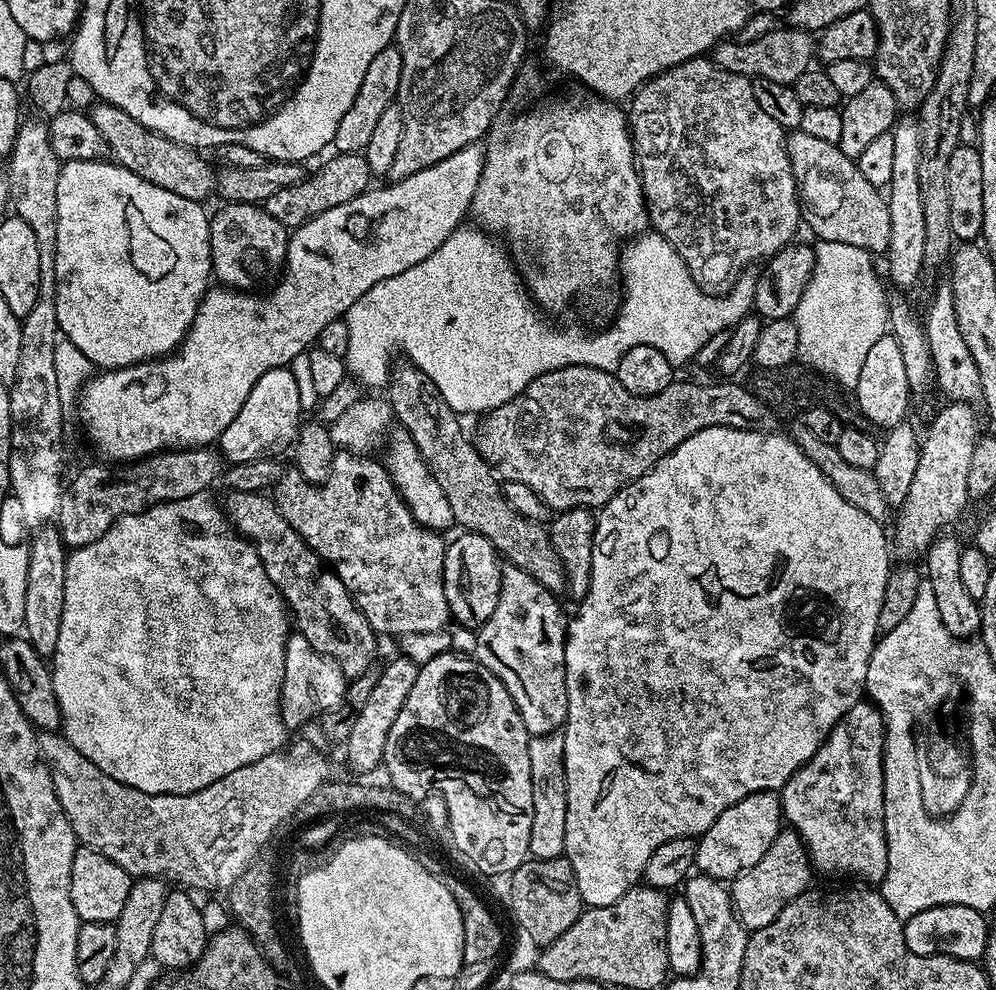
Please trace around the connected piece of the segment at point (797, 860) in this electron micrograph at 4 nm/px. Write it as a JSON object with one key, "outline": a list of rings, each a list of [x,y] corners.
{"outline":[[[782,830],[757,864],[731,881],[732,905],[736,907],[740,923],[749,930],[770,926],[770,922],[774,922],[774,918],[782,914],[791,900],[809,891],[811,884],[808,883],[812,880],[812,872],[814,873],[814,864],[799,833],[795,830]]]}

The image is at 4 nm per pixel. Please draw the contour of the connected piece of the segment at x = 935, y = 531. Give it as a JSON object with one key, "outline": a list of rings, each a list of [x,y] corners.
{"outline":[[[963,402],[945,403],[945,408],[932,420],[928,428],[928,437],[920,440],[920,457],[918,470],[914,474],[914,482],[910,482],[910,490],[906,498],[898,506],[900,512],[896,516],[896,540],[894,536],[894,552],[901,556],[901,561],[912,562],[912,559],[923,557],[938,537],[945,531],[947,524],[952,524],[970,504],[966,490],[966,478],[970,471],[970,458],[974,458],[974,450],[978,439],[976,424],[972,421],[973,407]]]}

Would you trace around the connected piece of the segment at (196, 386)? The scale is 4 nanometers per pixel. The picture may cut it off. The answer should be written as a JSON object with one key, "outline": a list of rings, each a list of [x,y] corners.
{"outline":[[[456,152],[450,158],[430,166],[426,170],[418,170],[418,174],[410,174],[405,180],[391,183],[390,188],[369,187],[367,191],[354,199],[342,202],[338,206],[333,206],[325,212],[310,217],[289,235],[286,263],[283,265],[282,275],[279,277],[281,280],[277,282],[276,289],[273,292],[268,292],[265,296],[252,296],[256,294],[249,294],[244,290],[233,290],[228,286],[213,287],[204,293],[204,298],[200,301],[200,309],[196,311],[196,317],[193,318],[192,325],[188,328],[184,339],[180,341],[178,347],[171,354],[163,358],[145,360],[141,364],[132,364],[129,368],[104,370],[96,374],[100,376],[93,375],[78,392],[80,420],[84,423],[84,432],[88,435],[89,442],[102,455],[109,456],[112,459],[109,461],[112,462],[131,462],[142,460],[145,456],[153,456],[155,452],[191,450],[215,445],[219,441],[222,430],[226,430],[226,426],[230,426],[230,422],[234,422],[238,410],[242,410],[242,402],[246,402],[246,398],[250,398],[250,390],[258,387],[261,383],[259,380],[267,372],[272,372],[275,368],[287,369],[294,358],[297,358],[303,352],[308,352],[315,345],[318,334],[322,334],[322,330],[329,322],[344,318],[352,304],[368,289],[380,286],[384,280],[392,279],[404,270],[420,264],[421,261],[436,252],[446,242],[446,238],[450,238],[452,232],[465,223],[474,198],[476,176],[474,175],[474,168],[472,172],[471,162],[464,160],[464,158],[466,158],[464,152]]]}

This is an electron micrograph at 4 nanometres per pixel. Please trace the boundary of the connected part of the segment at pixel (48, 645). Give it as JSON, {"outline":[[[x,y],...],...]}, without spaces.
{"outline":[[[45,526],[35,533],[32,544],[27,545],[28,573],[26,574],[26,614],[24,615],[23,635],[38,650],[38,654],[50,658],[58,646],[58,630],[62,626],[62,602],[66,602],[66,562],[68,552],[59,527]]]}

